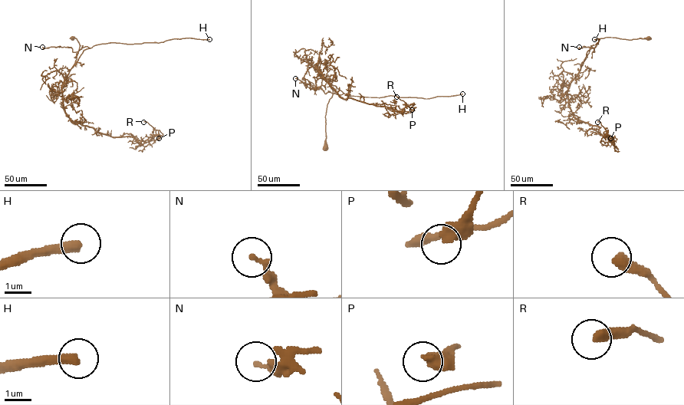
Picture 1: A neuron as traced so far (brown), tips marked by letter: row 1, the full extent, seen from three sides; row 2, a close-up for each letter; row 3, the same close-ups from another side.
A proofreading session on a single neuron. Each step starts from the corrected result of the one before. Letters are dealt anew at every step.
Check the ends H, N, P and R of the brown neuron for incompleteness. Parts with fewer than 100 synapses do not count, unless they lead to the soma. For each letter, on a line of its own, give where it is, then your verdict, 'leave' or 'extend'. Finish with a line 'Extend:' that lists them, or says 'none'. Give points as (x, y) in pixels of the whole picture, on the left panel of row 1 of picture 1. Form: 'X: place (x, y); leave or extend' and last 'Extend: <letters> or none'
H: place (209, 39); extend
N: place (42, 47); leave
P: place (159, 138); leave
R: place (143, 122); leave
Extend: H

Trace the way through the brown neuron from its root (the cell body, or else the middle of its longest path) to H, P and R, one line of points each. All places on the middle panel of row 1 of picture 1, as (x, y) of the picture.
H: (325, 147), (327, 104), (333, 94), (328, 82), (349, 96), (427, 98), (462, 93)
P: (325, 147), (325, 115), (333, 90), (315, 66), (343, 98), (397, 110), (408, 106), (415, 107), (412, 110)
R: (325, 147), (325, 115), (333, 90), (315, 66), (343, 98), (350, 97), (402, 110), (407, 104), (396, 97)

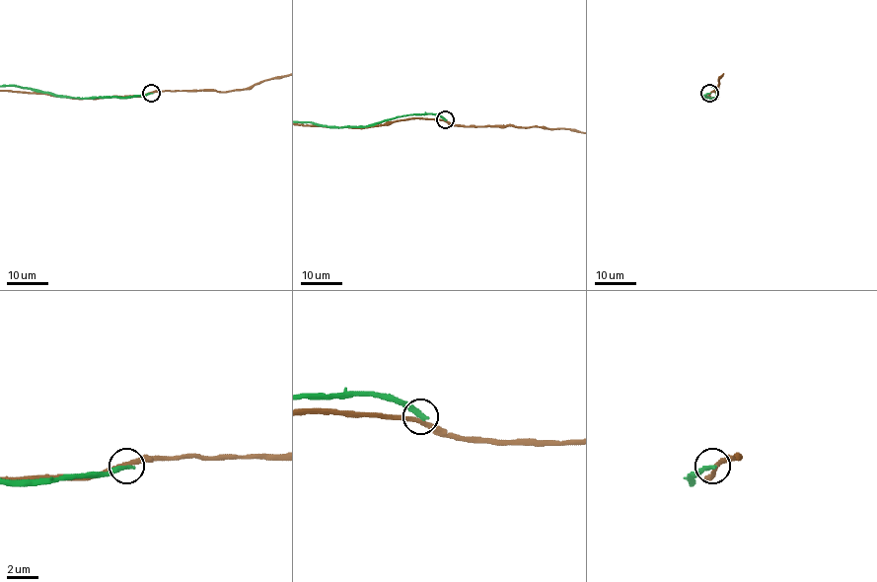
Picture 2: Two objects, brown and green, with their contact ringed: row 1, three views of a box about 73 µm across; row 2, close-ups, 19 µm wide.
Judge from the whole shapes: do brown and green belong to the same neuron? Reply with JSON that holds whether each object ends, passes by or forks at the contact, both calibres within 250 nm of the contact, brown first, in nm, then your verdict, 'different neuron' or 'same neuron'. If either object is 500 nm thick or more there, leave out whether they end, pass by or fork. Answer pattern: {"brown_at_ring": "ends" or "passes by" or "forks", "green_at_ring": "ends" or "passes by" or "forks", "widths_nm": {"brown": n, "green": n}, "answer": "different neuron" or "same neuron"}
{"brown_at_ring": "passes by", "green_at_ring": "ends", "widths_nm": {"brown": 280, "green": 360}, "answer": "different neuron"}

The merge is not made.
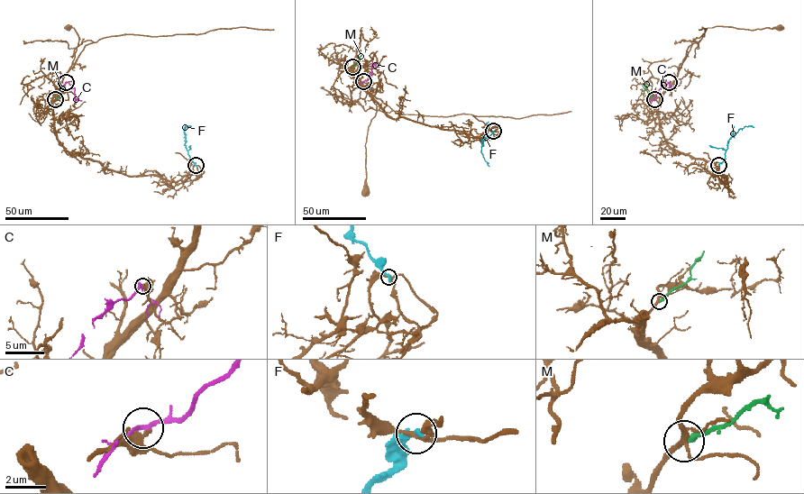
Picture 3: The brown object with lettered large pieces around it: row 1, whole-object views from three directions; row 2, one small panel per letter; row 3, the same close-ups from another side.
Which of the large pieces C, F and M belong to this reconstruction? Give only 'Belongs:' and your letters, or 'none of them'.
Belongs: none of them

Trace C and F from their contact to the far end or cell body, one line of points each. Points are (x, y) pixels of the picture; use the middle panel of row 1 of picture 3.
C: (363, 81), (372, 73), (372, 65), (379, 67)
F: (493, 132), (482, 140), (481, 146), (481, 151), (488, 166)

